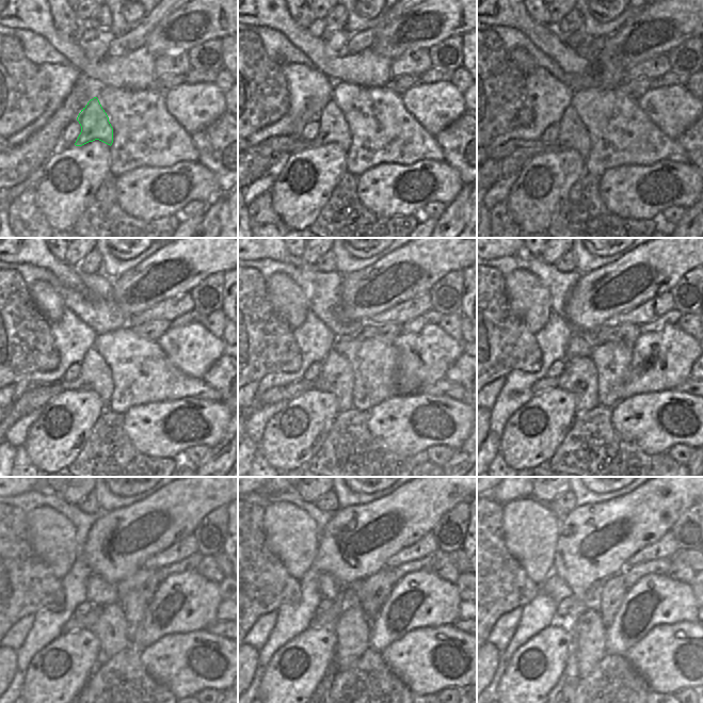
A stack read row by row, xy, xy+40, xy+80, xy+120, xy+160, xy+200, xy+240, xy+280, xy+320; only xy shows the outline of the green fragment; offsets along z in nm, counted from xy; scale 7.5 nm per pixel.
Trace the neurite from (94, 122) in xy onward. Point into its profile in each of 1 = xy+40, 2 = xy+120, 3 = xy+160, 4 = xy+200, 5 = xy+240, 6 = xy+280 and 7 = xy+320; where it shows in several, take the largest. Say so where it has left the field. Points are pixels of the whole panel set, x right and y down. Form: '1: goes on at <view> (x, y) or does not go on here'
1: goes on at xy+40 (334, 129)
2: goes on at xy+120 (95, 376)
3: goes on at xy+160 (336, 377)
4: goes on at xy+200 (579, 377)
5: goes on at xy+240 (110, 628)
6: goes on at xy+280 (351, 629)
7: goes on at xy+320 (589, 632)

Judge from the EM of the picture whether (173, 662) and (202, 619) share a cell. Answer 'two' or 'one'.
two

